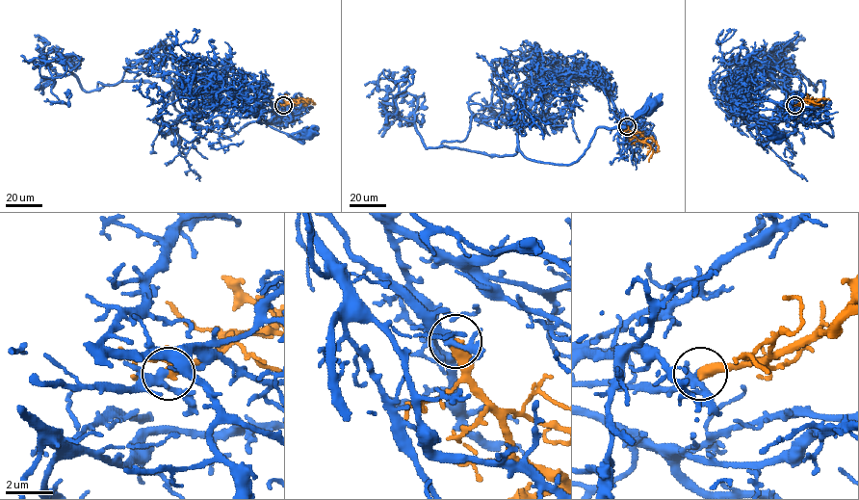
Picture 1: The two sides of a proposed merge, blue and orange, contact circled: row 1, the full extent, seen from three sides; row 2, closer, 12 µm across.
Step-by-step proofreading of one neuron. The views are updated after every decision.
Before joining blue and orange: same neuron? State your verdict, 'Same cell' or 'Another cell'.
Same cell

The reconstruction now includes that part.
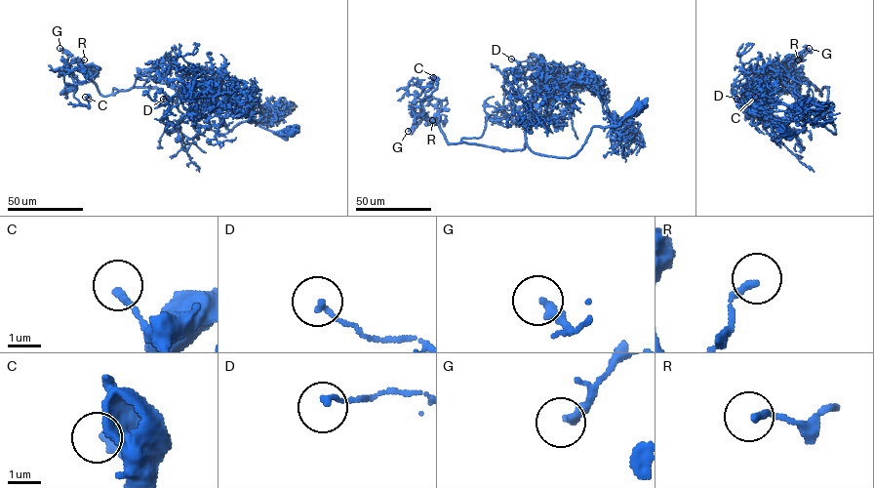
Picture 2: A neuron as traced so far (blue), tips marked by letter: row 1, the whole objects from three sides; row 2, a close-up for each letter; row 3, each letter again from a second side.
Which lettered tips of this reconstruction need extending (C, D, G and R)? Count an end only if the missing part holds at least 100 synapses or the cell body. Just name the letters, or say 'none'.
none

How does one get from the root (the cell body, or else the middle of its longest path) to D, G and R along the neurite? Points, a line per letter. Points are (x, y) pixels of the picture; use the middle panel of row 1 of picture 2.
D: (639, 105), (569, 157), (535, 153), (526, 122), (564, 79), (511, 59)
G: (639, 105), (618, 125), (593, 126), (569, 157), (449, 143), (437, 122), (418, 113), (408, 131)
R: (639, 105), (618, 125), (593, 126), (569, 157), (449, 143), (434, 98), (417, 106), (432, 120)

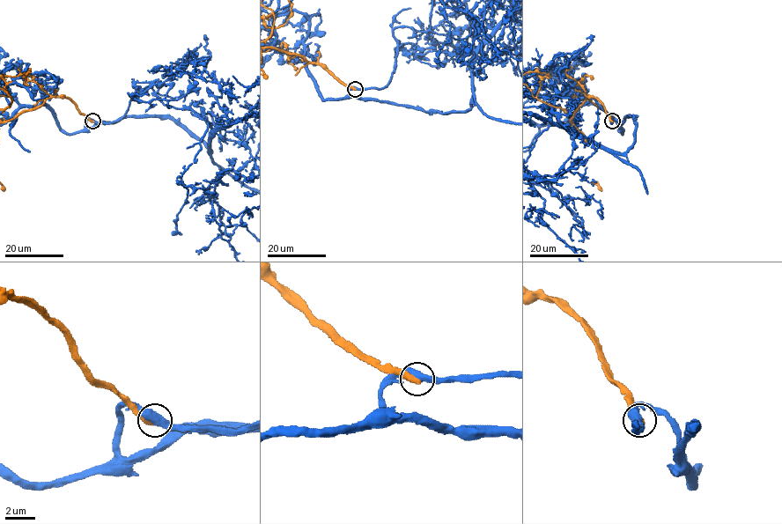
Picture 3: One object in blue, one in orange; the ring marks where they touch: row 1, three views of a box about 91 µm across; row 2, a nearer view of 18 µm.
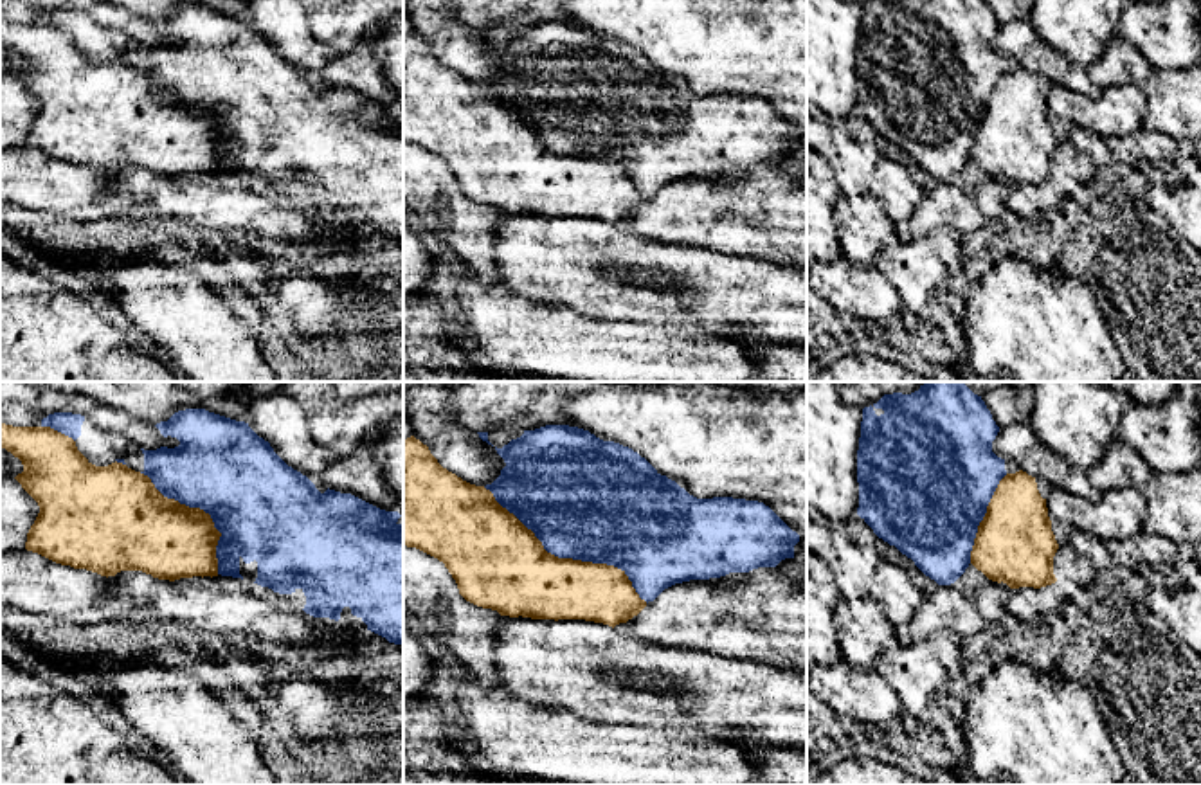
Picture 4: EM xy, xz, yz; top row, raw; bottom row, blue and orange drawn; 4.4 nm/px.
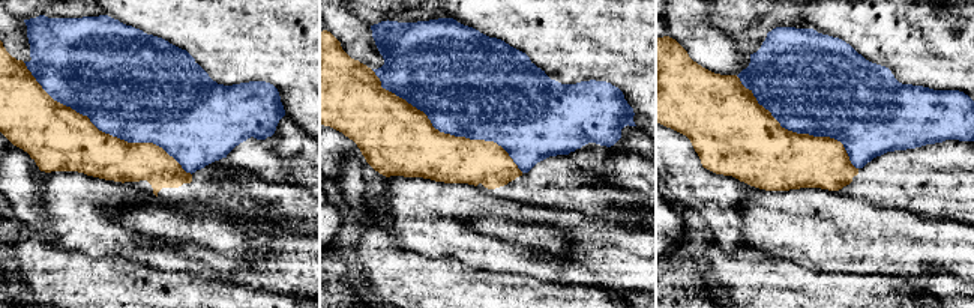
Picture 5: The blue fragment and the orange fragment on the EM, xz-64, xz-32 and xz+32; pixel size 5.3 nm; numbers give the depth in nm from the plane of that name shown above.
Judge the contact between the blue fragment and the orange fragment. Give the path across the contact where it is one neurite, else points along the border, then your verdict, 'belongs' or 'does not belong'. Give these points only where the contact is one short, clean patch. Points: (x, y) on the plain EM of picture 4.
does not belong

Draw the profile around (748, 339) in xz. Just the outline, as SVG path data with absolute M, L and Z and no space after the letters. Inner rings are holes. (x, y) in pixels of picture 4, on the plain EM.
M754 328L751 331L736 331L733 335L718 335L718 337L735 340L735 342L742 344L747 349L769 342Z

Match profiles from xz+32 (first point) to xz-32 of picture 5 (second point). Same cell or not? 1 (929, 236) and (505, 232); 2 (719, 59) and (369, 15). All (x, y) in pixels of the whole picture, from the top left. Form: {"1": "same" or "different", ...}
{"1": "different", "2": "different"}

